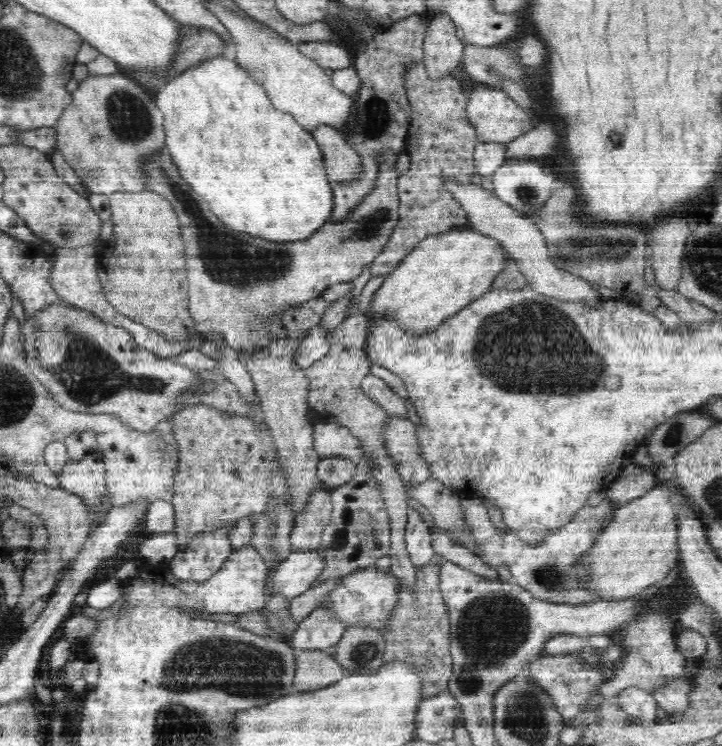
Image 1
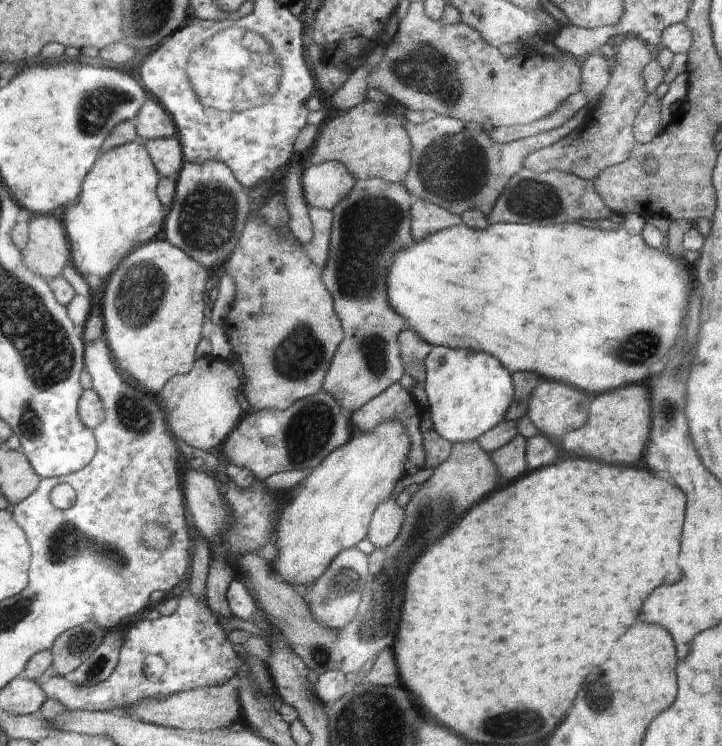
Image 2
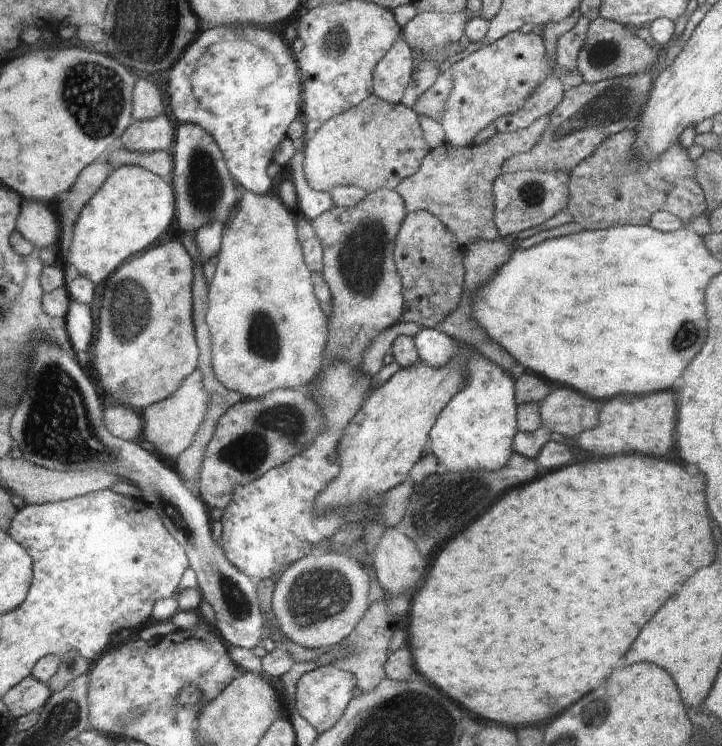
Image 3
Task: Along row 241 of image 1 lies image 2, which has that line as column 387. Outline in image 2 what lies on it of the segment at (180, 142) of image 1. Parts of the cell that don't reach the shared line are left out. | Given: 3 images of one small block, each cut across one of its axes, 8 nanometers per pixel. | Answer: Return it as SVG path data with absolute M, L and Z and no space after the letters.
M583 222L546 226L506 223L491 224L485 231L481 231L460 223L430 234L420 242L414 240L410 248L398 250L392 258L386 286L390 306L396 310L396 314L406 318L406 322L410 322L410 329L420 334L424 342L433 346L464 349L475 353L488 350L488 354L496 354L496 358L500 358L500 362L504 362L504 366L508 366L508 370L513 373L528 370L537 373L543 380L549 379L577 386L580 390L594 392L594 395L597 395L598 392L620 388L622 384L640 382L642 378L646 378L650 364L656 364L670 352L676 334L680 330L684 304L688 298L688 272L678 262L682 260L676 260L667 251L652 247L642 234L632 232L622 225L617 230L606 230Z

